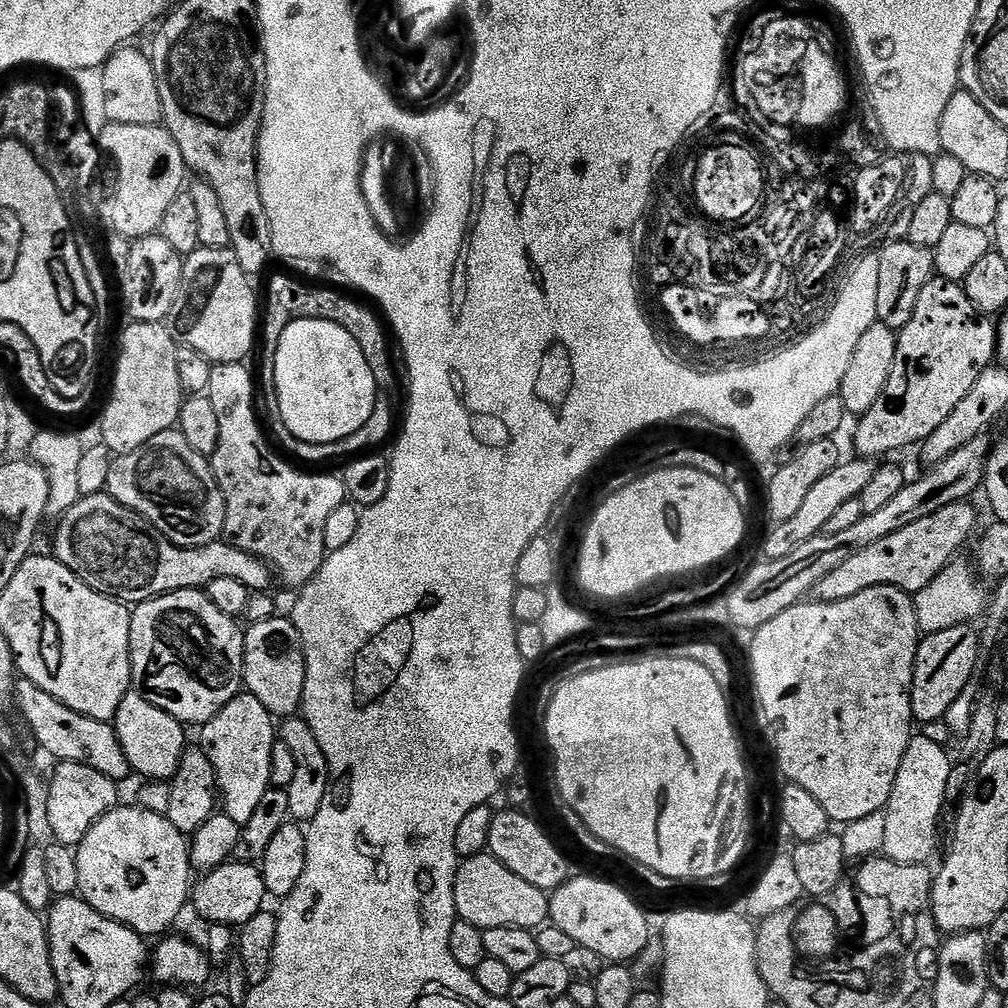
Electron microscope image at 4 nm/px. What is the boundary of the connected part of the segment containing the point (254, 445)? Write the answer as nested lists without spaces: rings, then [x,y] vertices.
[[[244,362],[215,365],[207,390],[207,395],[214,402],[214,410],[218,413],[218,446],[210,457],[210,463],[214,478],[222,490],[222,498],[226,498],[226,522],[222,540],[225,544],[246,550],[246,554],[263,560],[278,577],[279,583],[281,580],[286,587],[299,590],[309,584],[324,565],[326,553],[322,534],[331,512],[346,503],[344,482],[339,475],[311,476],[308,472],[299,472],[287,464],[287,459],[284,461],[276,457],[277,449],[270,443],[266,432],[264,437],[256,421],[256,384],[252,381],[252,372],[248,366]]]

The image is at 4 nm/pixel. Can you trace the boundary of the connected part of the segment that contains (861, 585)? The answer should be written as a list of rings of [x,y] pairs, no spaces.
[[[971,503],[942,506],[938,514],[930,514],[918,522],[898,530],[898,534],[890,534],[890,538],[882,538],[874,542],[874,546],[866,546],[866,550],[858,550],[858,554],[850,554],[846,562],[822,582],[818,582],[814,596],[821,604],[826,602],[842,602],[842,598],[854,598],[854,594],[862,594],[862,590],[870,590],[874,586],[894,586],[904,592],[915,594],[920,592],[938,574],[957,559],[960,547],[973,539],[972,531],[976,528],[976,512]]]

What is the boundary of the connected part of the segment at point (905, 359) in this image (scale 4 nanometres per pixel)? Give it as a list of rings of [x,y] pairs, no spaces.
[[[939,278],[929,280],[927,286],[922,290],[922,294],[918,294],[918,306],[914,306],[914,318],[910,318],[910,322],[906,322],[906,326],[899,329],[896,337],[894,370],[890,370],[890,378],[886,382],[886,390],[882,390],[878,402],[874,402],[874,406],[870,406],[870,410],[866,410],[864,415],[855,421],[855,455],[860,458],[877,458],[876,456],[886,456],[882,458],[888,458],[891,457],[888,456],[891,452],[900,452],[903,448],[910,447],[911,444],[913,446],[923,444],[926,438],[930,438],[930,434],[934,434],[934,430],[938,430],[938,426],[942,426],[942,422],[946,422],[946,418],[950,418],[950,413],[954,411],[954,406],[958,406],[958,402],[962,402],[962,398],[966,398],[966,394],[970,394],[970,389],[974,387],[974,382],[978,382],[982,370],[993,367],[997,356],[997,325],[989,317],[980,314],[974,306],[974,302],[970,302],[970,298],[966,298],[963,287],[957,281]]]

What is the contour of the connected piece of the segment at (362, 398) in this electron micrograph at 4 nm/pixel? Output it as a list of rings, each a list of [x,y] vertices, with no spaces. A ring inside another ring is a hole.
[[[299,320],[282,330],[276,356],[270,362],[276,379],[278,415],[294,438],[309,444],[329,444],[350,438],[376,414],[378,385],[374,370],[354,342],[354,334],[334,322]]]

